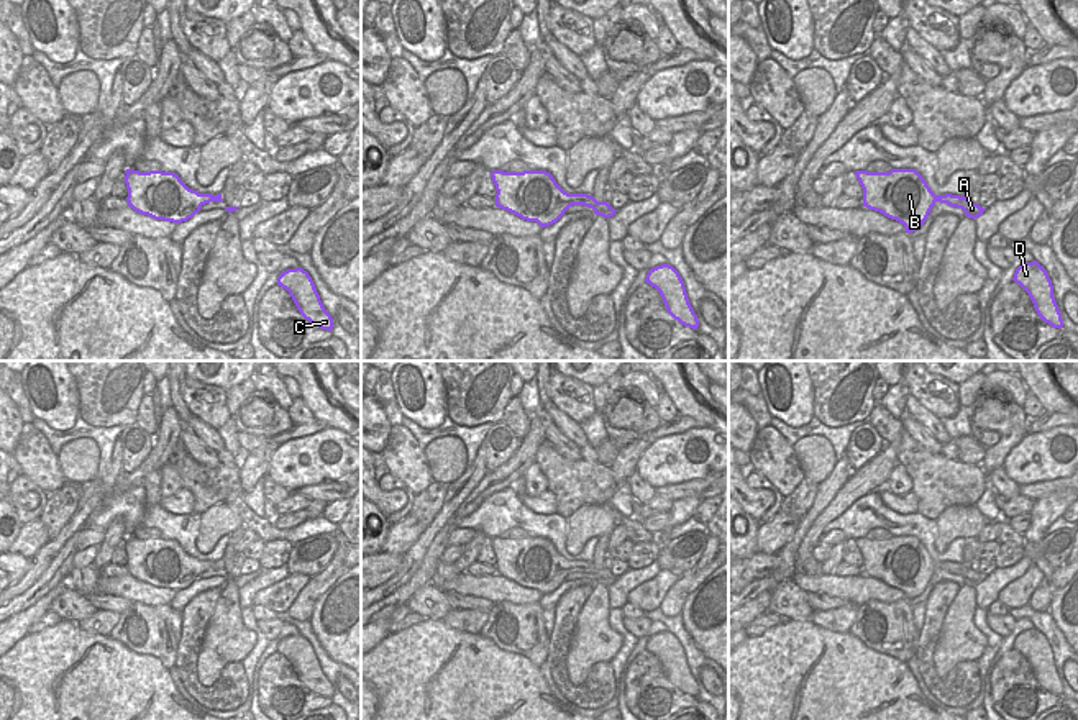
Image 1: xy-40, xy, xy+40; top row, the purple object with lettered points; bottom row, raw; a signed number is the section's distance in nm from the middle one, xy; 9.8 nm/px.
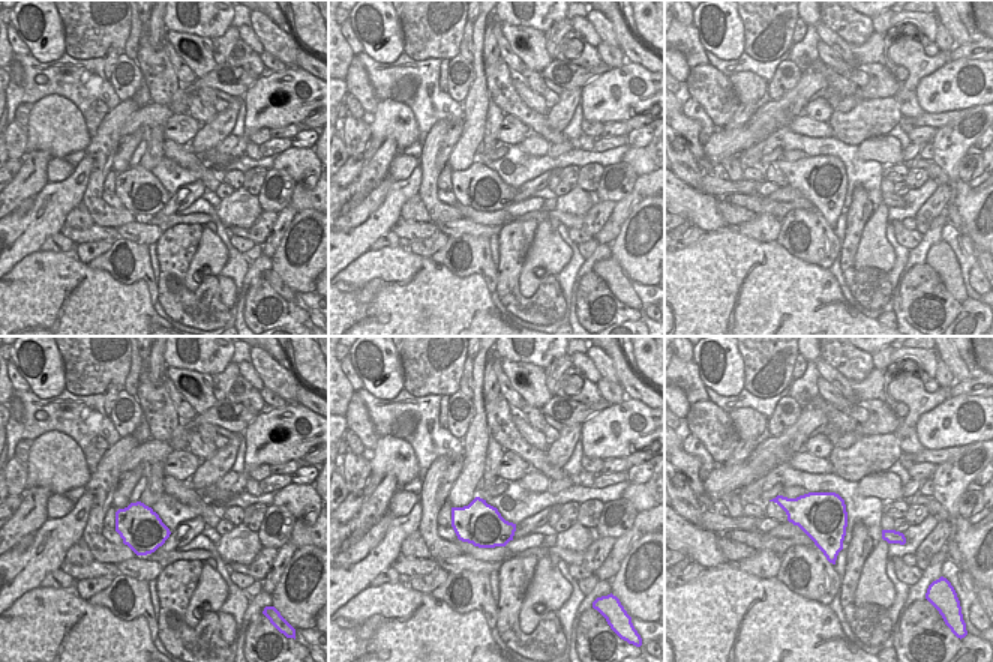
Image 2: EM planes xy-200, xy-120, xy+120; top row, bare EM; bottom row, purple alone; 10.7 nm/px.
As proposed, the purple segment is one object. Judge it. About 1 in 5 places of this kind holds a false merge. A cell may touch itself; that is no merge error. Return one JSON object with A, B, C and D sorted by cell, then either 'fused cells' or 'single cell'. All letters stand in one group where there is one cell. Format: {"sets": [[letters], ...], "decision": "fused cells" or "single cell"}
{"sets": [["A", "B", "C", "D"]], "decision": "single cell"}

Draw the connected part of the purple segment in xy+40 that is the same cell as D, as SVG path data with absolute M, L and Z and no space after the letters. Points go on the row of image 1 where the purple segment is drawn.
M1037 261L1025 262L1016 269L1012 280L1029 294L1040 320L1058 330L1063 326L1053 285L1044 266Z

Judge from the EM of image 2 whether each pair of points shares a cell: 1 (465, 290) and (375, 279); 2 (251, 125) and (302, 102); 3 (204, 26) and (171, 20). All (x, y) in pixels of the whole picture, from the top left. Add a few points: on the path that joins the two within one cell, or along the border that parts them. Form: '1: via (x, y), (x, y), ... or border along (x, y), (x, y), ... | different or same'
1: via (443, 290), (398, 290) | same
2: via (263, 113), (267, 108), (279, 108), (290, 102) | same
3: via (197, 26), (185, 27), (179, 23) | same

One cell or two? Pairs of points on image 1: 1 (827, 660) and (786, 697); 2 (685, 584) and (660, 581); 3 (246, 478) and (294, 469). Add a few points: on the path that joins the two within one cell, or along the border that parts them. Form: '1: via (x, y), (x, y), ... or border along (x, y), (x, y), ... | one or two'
1: via (814, 661), (804, 669), (798, 684) | one
2: border along (680, 578), (657, 607) | two
3: border along (274, 451), (266, 473) | two

